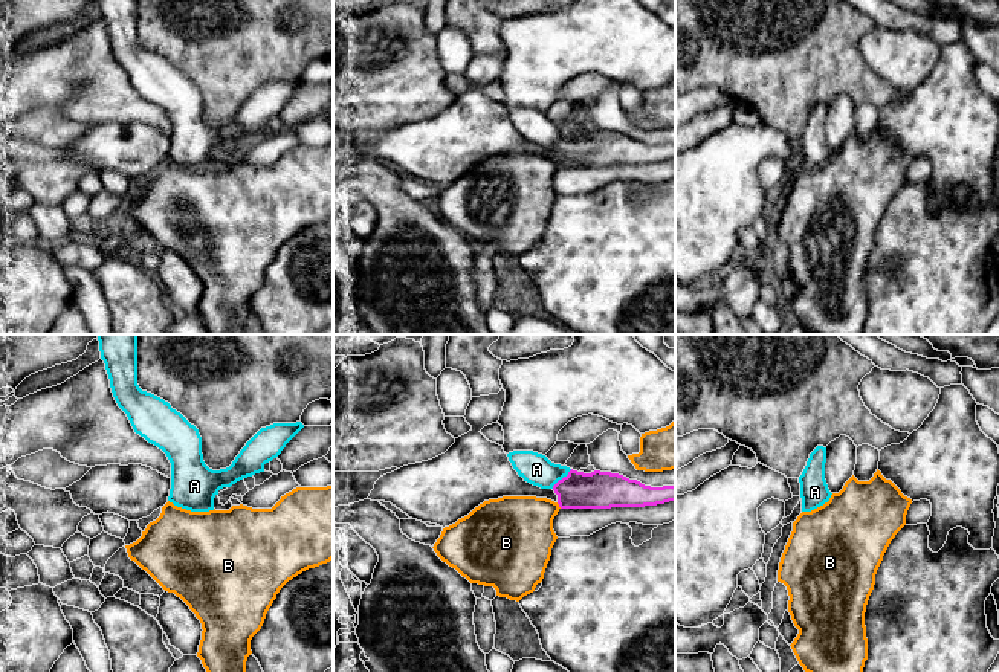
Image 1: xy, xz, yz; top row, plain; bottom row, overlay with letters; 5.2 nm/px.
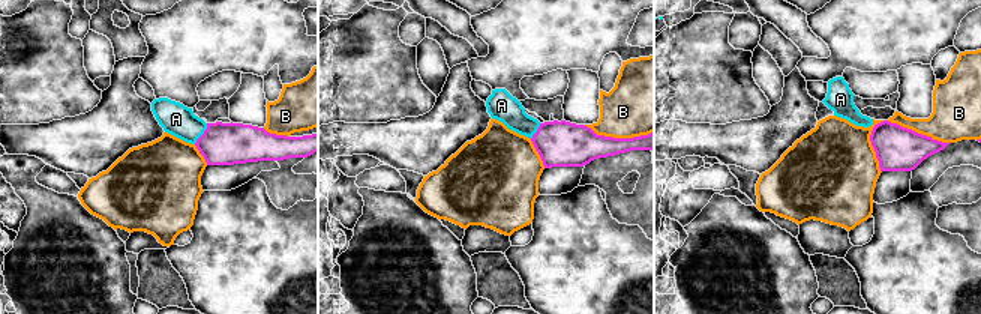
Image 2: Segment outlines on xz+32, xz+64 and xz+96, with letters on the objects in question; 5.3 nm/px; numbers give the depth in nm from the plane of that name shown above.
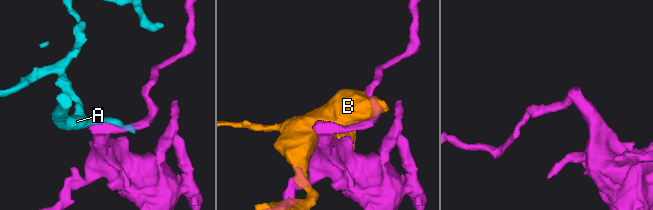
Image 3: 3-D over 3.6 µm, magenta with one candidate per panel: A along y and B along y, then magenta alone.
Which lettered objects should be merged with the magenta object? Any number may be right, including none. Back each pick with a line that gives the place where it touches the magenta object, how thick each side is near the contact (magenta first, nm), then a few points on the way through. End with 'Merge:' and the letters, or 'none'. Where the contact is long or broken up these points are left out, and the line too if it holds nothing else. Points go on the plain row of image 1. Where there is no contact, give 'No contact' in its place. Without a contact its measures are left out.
A: Touches magenta at xz (562, 136). Thickness 190 nm (magenta) against 160 nm. Path across: xz (598, 147), (573, 147), (562, 136), (546, 133), (536, 127)
Merge: A

